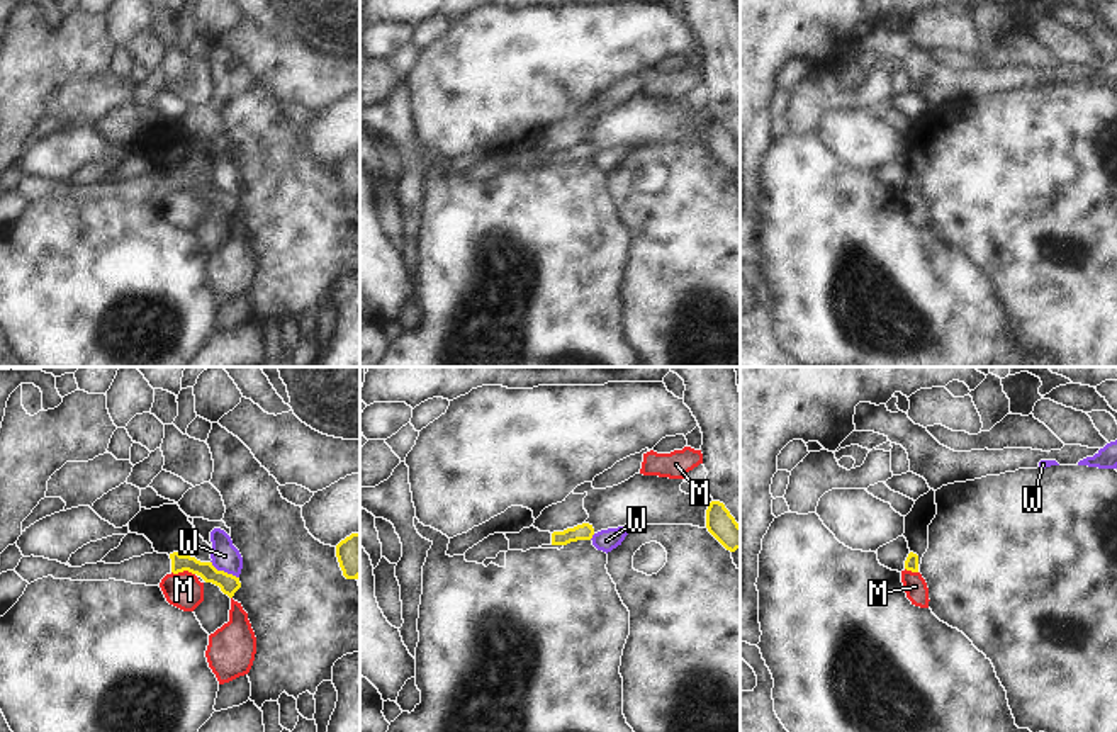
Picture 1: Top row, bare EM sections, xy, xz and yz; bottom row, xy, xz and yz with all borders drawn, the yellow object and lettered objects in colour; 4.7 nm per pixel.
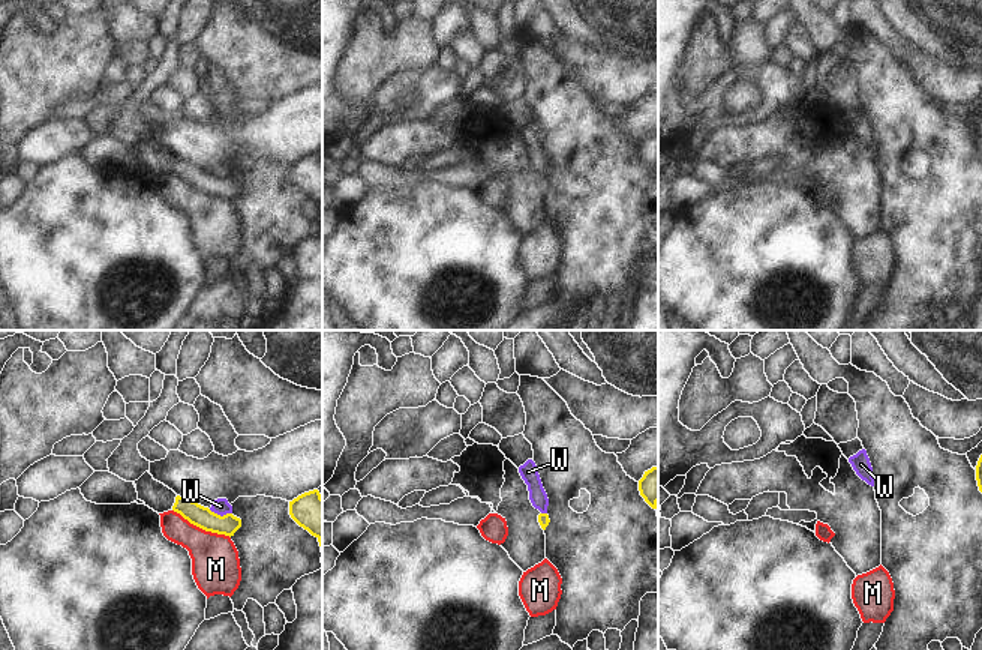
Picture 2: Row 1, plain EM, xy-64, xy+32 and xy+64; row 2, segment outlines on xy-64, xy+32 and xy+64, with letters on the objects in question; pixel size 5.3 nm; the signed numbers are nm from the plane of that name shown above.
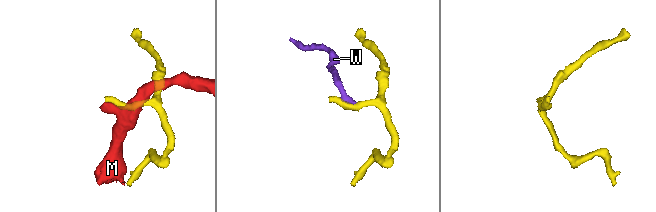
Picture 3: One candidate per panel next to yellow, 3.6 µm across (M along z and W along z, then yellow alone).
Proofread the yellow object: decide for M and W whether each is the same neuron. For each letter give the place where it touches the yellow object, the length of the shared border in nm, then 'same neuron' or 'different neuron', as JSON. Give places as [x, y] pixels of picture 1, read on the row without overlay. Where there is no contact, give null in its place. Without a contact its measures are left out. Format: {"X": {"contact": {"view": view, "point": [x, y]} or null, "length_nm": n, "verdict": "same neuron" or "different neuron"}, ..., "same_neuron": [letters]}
{"M": {"contact": {"view": "xy", "point": [184, 189]}, "length_nm": 110, "verdict": "different neuron"}, "W": {"contact": {"view": "xy", "point": [223, 191]}, "length_nm": 160, "verdict": "different neuron"}, "same_neuron": []}

